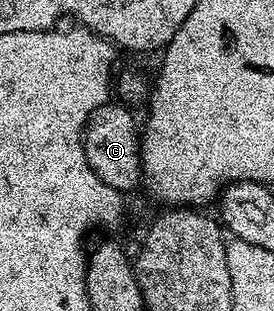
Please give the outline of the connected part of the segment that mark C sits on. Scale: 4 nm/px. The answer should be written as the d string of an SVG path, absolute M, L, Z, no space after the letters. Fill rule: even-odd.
M109 103L98 107L84 125L84 160L98 175L102 183L128 195L131 189L141 188L142 166L140 163L141 130L136 117L124 103ZM116 104L116 105L115 105Z

